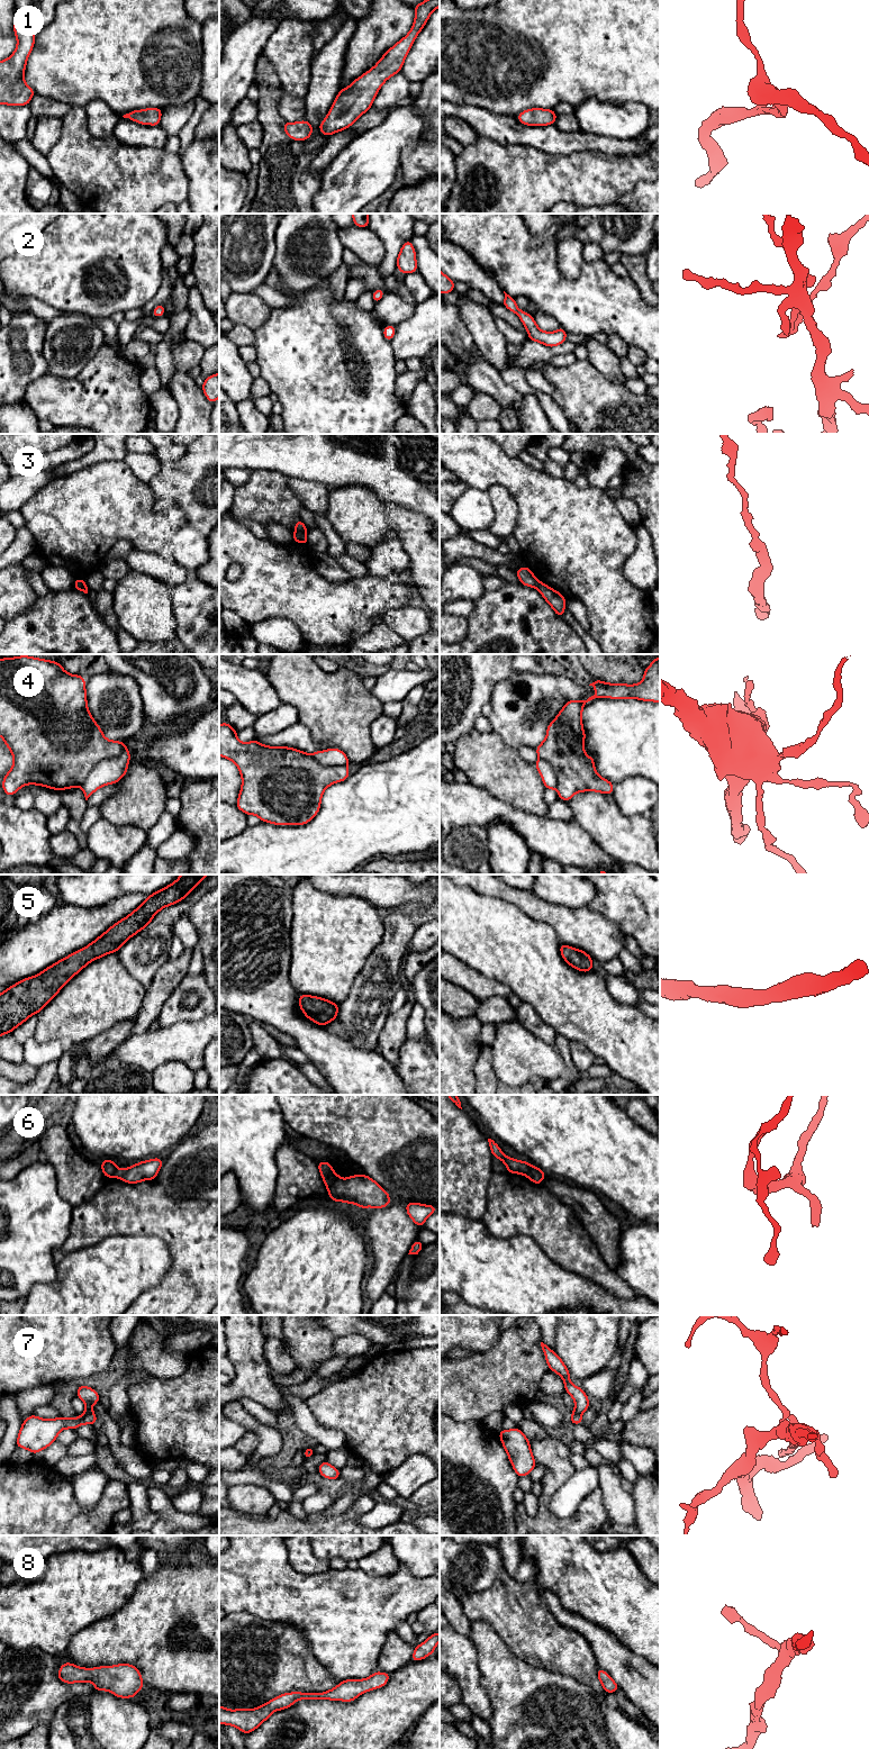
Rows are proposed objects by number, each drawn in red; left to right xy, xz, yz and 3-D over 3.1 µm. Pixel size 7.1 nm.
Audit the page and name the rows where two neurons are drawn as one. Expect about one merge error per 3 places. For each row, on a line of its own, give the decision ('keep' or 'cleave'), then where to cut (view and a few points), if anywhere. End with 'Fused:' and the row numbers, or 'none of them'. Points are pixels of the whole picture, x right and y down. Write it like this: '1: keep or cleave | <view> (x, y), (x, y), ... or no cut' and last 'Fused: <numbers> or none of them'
1: keep | no cut
2: keep | no cut
3: cleave | xz (295, 531), (306, 532)
4: cleave | xy (126, 748), (118, 755), (100, 760), (81, 786)
5: keep | no cut
6: cleave | xz (341, 1180), (327, 1188)
7: cleave | xy (91, 1410), (84, 1413)
8: keep | no cut
Fused: 3, 4, 6, 7

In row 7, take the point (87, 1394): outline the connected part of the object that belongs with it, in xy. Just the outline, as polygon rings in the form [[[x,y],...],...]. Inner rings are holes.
[[[78,1386],[76,1396],[84,1402],[84,1413],[92,1411],[91,1406],[100,1402],[99,1394],[89,1386]]]

